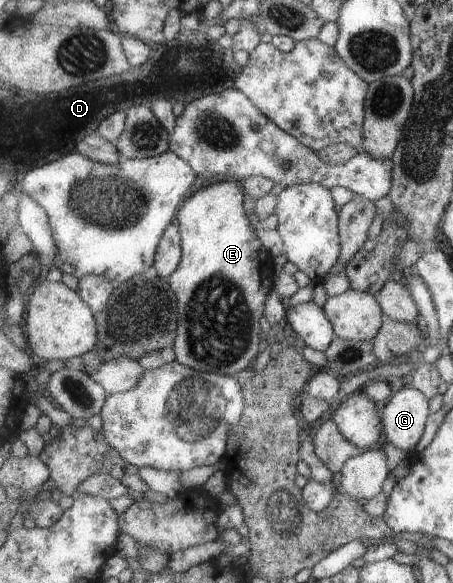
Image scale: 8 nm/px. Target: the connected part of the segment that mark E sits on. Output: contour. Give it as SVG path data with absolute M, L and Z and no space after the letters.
M223 180L207 185L186 200L176 219L181 234L182 262L168 278L170 284L173 284L173 290L177 292L181 320L177 342L173 346L177 362L197 371L219 372L234 377L252 367L262 352L264 342L261 318L266 315L267 302L276 279L270 265L274 258L251 228L243 194L240 183L235 180Z

